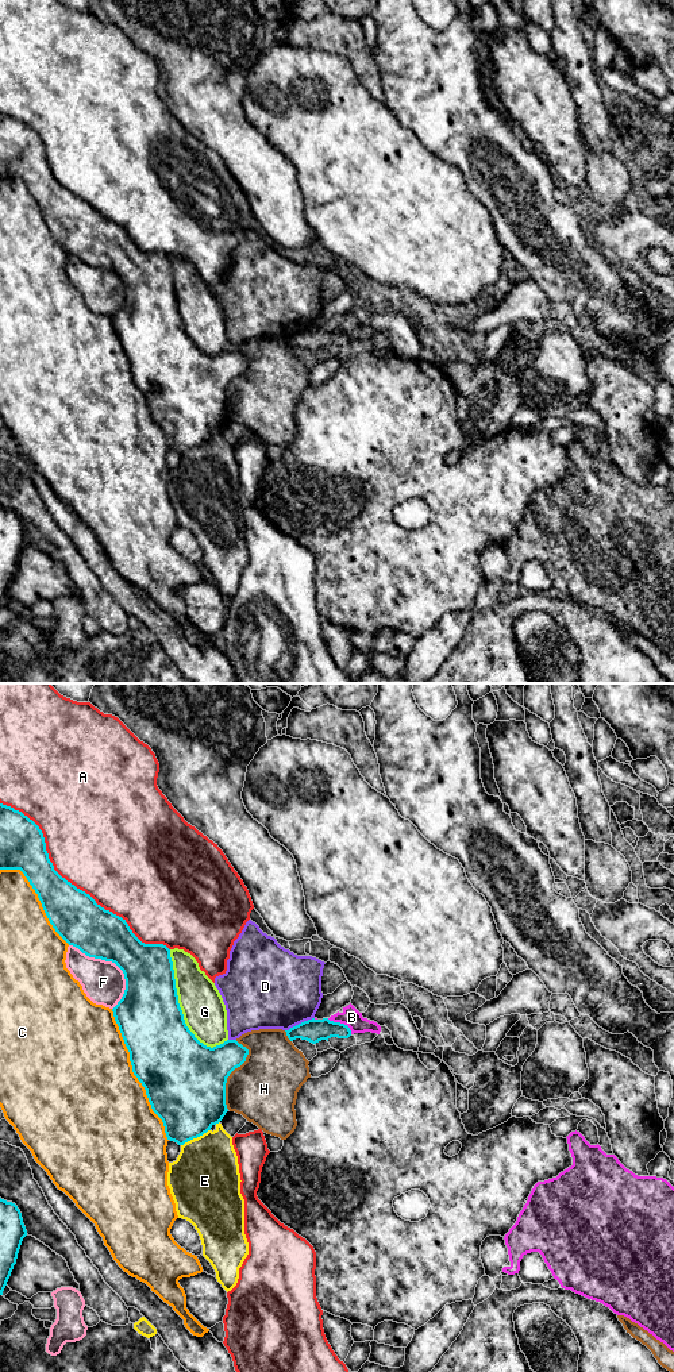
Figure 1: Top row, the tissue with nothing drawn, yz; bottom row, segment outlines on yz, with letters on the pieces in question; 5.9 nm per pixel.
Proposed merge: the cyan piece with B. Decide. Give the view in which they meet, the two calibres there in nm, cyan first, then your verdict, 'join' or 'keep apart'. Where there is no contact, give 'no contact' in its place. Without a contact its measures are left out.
contact in yz; calibres 140 and 110 nm; keep apart

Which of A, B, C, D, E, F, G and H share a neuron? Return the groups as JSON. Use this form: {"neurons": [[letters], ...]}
{"neurons": [["A"], ["B"], ["C"], ["D"], ["E"], ["F"], ["G"], ["H"]]}

